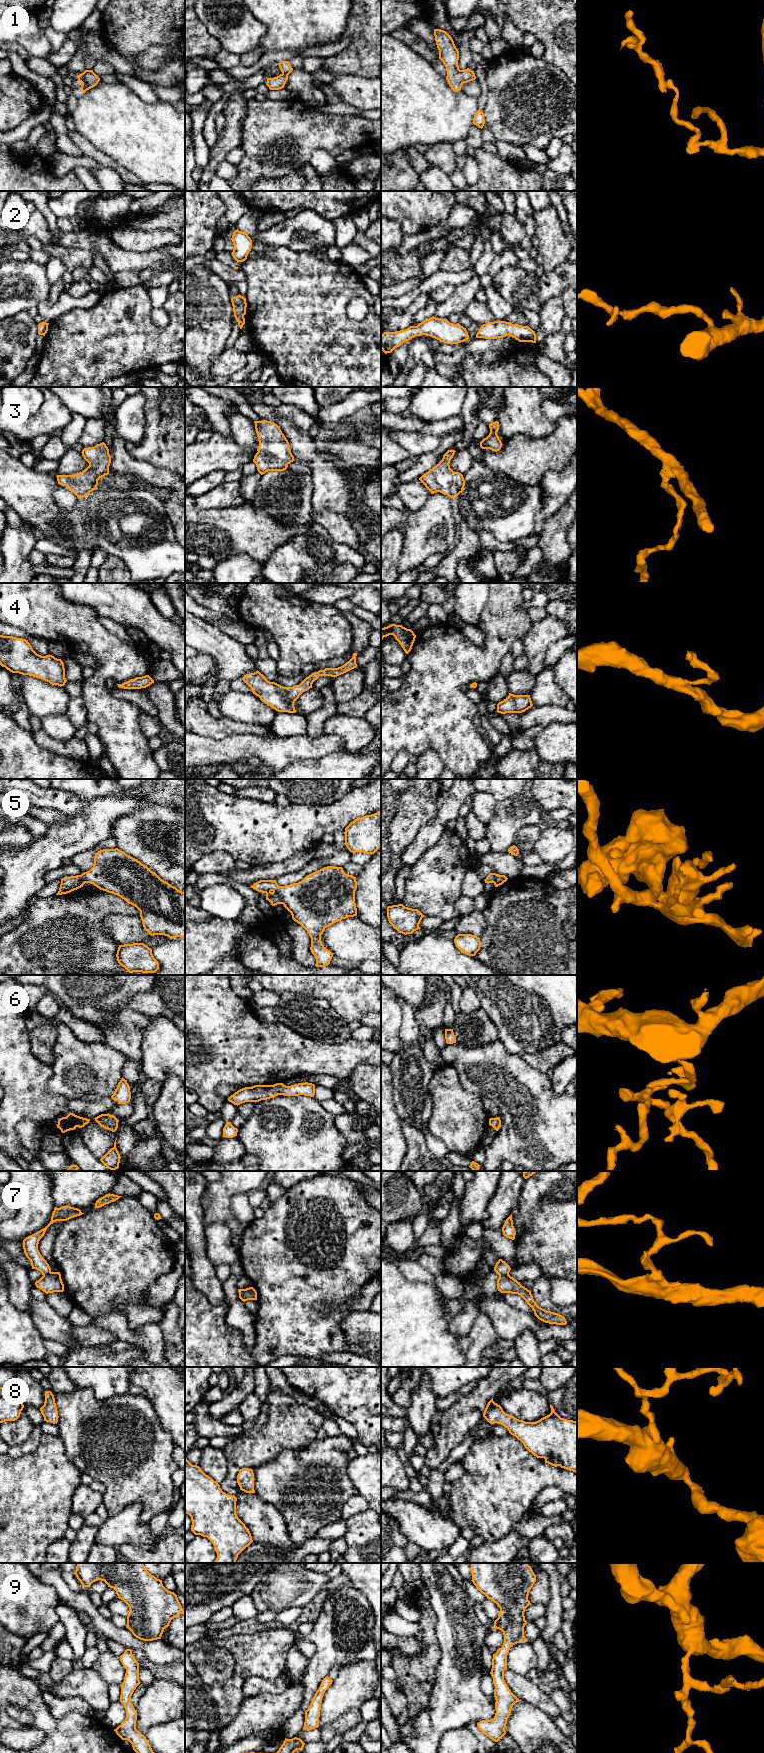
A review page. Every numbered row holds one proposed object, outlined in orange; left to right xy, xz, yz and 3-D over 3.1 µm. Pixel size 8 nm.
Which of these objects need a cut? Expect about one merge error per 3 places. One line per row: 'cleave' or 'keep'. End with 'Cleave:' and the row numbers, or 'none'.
1: keep
2: keep
3: keep
4: keep
5: cleave
6: keep
7: cleave
8: keep
9: keep
Cleave: 5, 7

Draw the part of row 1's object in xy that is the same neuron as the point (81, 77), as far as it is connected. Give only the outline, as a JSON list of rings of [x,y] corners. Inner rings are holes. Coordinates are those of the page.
[[[85,70],[83,73],[79,74],[77,78],[78,81],[82,83],[80,87],[82,93],[95,87],[100,81],[100,78],[93,72],[93,70]]]

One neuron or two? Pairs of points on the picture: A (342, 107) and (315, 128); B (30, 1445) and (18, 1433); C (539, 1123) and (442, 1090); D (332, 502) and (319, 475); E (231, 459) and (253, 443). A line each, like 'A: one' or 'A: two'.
A: two
B: two
C: two
D: one
E: two

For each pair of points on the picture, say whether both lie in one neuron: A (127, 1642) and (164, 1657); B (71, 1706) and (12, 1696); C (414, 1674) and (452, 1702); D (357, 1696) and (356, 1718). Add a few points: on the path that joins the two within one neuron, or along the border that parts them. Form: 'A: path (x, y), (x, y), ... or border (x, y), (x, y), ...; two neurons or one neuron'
A: path (136, 1643), (155, 1650); one neuron
B: border (42, 1689), (49, 1712), (56, 1718), (63, 1717); two neurons
C: border (438, 1664), (430, 1693), (430, 1702), (424, 1709); two neurons
D: border (359, 1708), (348, 1710), (335, 1719); two neurons

